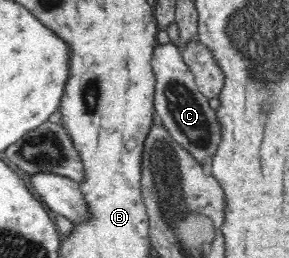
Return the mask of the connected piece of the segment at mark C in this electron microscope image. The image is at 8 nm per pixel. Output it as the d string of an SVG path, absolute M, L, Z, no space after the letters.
M172 42L158 44L153 51L152 72L153 77L156 78L153 106L163 126L200 165L206 165L206 161L213 161L224 139L222 125L216 111L210 108L209 100L200 94L194 75L182 62L179 46Z

